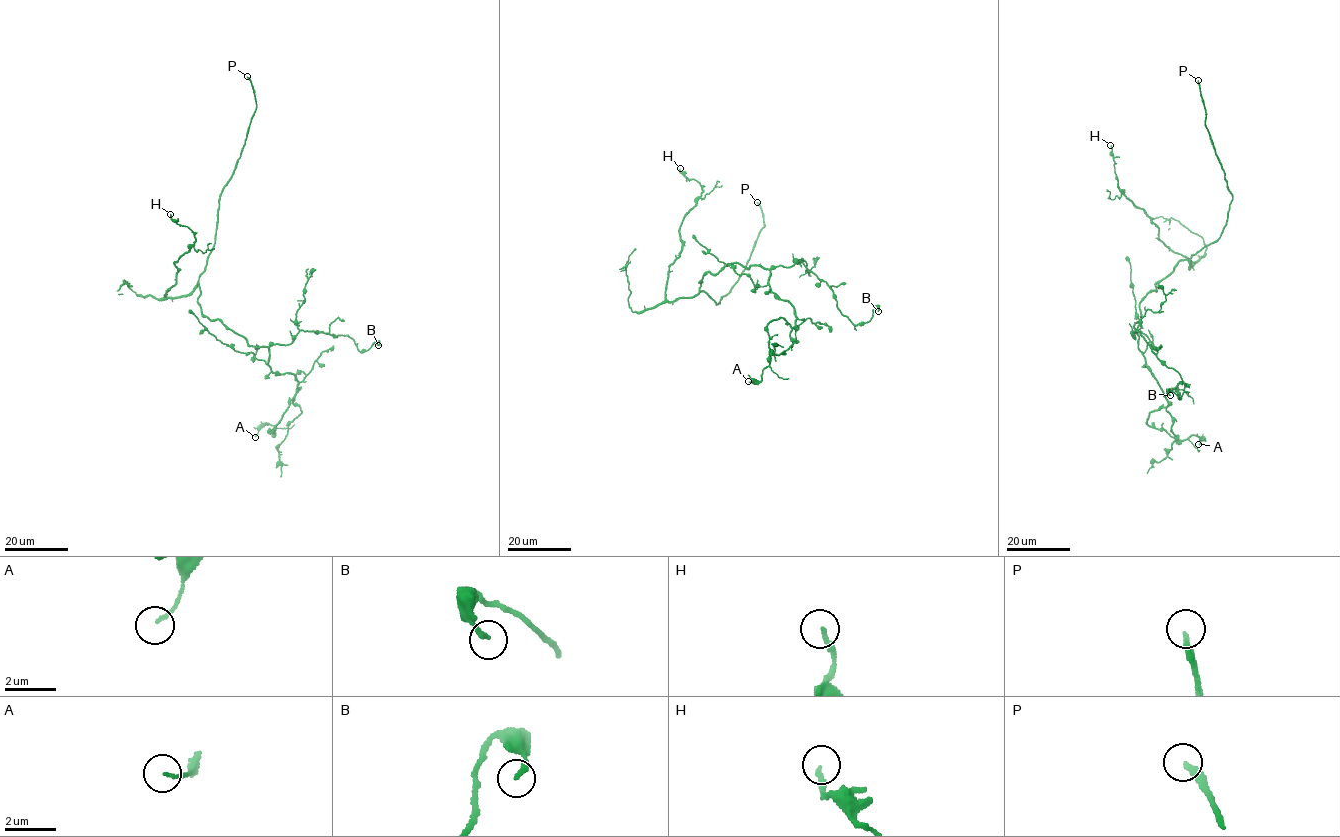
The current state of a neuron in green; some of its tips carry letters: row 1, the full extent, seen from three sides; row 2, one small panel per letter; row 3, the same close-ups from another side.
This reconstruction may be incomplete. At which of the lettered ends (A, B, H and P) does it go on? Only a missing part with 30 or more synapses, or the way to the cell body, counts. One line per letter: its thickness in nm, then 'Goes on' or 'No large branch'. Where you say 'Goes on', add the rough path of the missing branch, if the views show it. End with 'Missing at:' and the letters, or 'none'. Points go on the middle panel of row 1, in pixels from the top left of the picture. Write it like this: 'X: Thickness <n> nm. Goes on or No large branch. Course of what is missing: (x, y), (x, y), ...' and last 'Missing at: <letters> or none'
A: Thickness 110 nm. No large branch
B: Thickness 180 nm. No large branch
H: Thickness 180 nm. No large branch
P: Thickness 240 nm. Goes on. Course of what is missing: (757, 202), (750, 199), (737, 201), (731, 196)
Missing at: P

